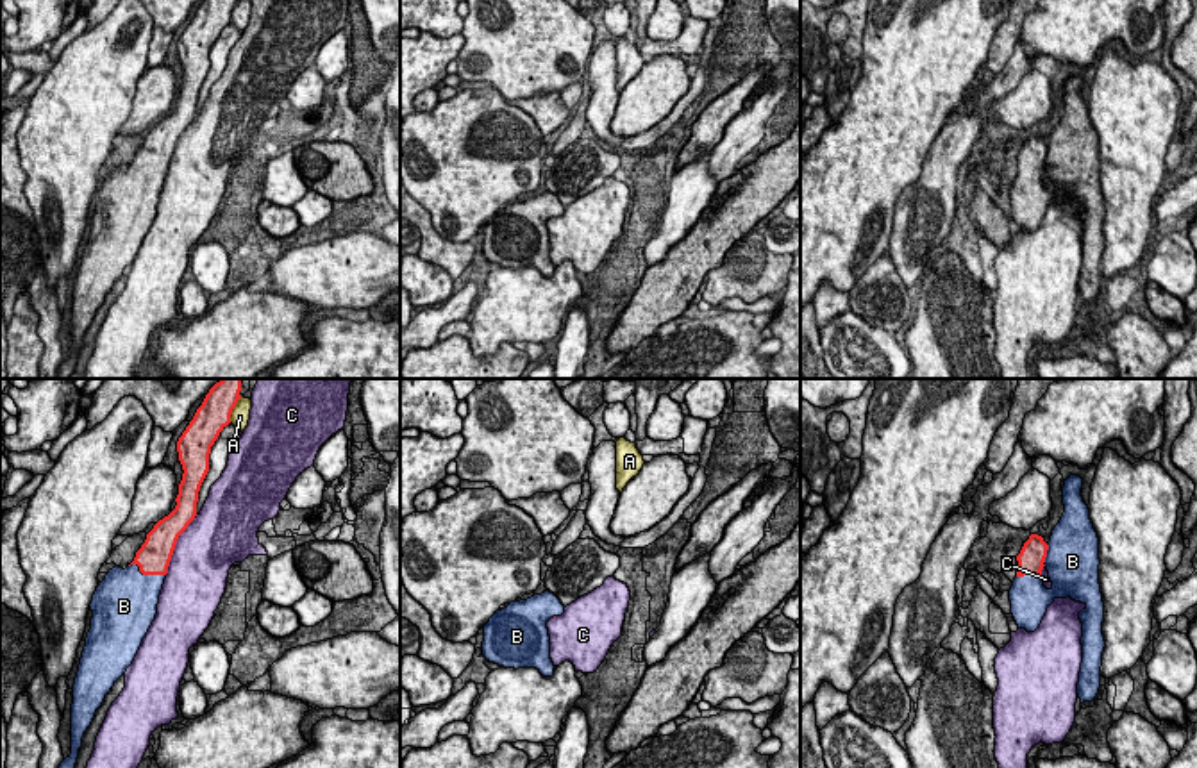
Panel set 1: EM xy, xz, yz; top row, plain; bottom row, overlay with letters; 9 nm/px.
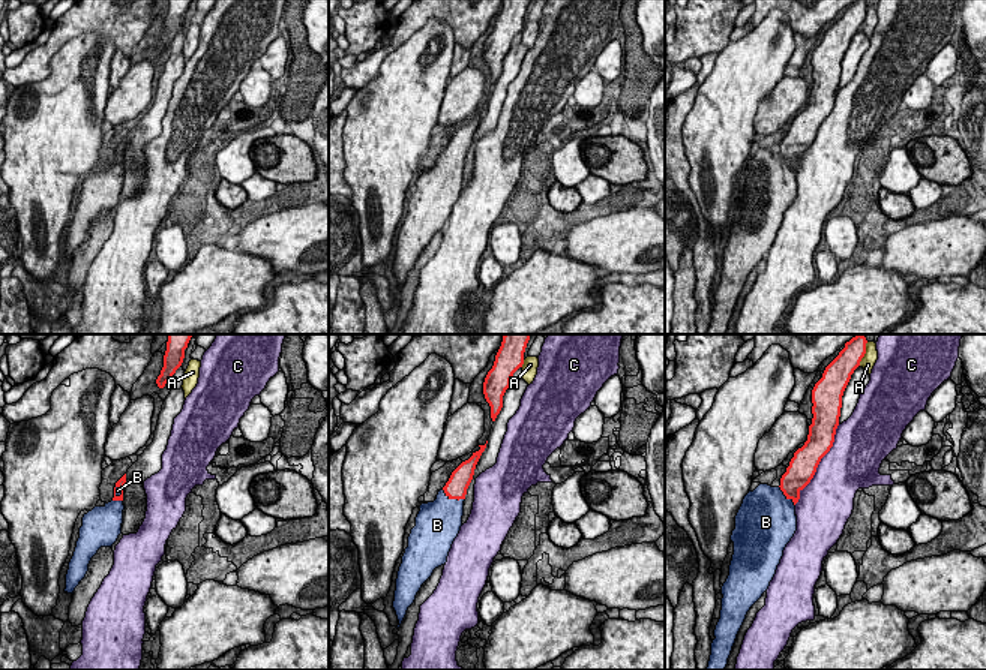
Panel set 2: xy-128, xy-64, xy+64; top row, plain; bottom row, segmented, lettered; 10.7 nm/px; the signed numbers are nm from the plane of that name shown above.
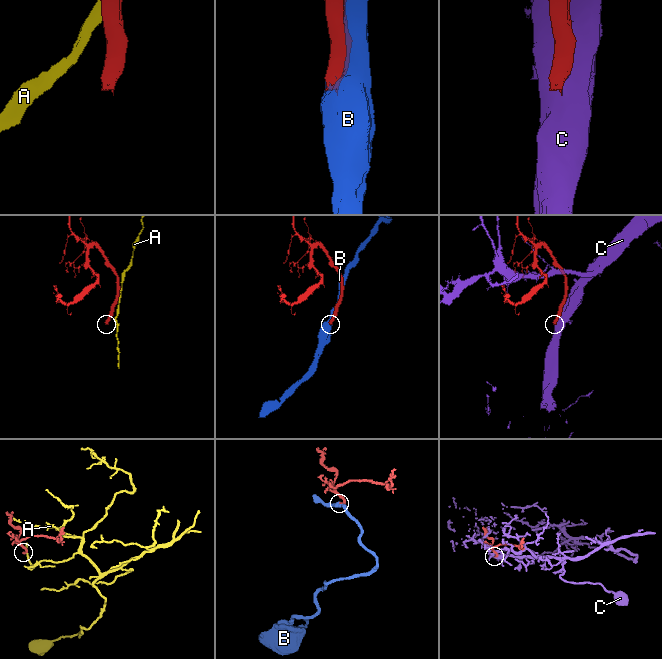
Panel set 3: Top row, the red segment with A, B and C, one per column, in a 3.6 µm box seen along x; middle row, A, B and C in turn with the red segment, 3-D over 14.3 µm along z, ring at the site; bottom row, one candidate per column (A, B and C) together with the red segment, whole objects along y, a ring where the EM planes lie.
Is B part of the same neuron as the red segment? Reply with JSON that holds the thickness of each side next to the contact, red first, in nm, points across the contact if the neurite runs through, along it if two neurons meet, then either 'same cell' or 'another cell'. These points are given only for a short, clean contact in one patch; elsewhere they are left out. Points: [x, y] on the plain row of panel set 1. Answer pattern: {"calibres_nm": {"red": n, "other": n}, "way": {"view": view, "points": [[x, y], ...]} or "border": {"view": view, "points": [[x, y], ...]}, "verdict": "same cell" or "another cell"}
{"calibres_nm": {"red": 300, "other": 460}, "verdict": "same cell"}

